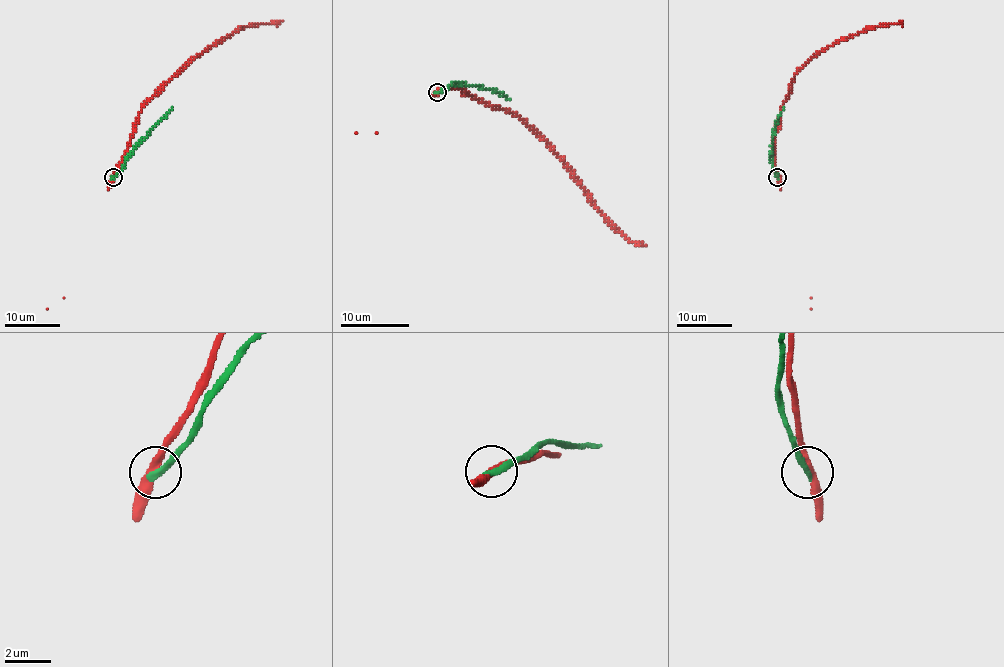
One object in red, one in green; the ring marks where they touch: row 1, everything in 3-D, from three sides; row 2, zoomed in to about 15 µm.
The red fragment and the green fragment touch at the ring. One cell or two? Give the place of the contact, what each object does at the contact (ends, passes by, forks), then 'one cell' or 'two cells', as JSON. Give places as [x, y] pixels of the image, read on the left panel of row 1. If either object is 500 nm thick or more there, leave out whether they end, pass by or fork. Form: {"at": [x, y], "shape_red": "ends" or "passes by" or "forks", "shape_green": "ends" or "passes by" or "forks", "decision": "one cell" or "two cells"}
{"at": [113, 177], "shape_red": "passes by", "shape_green": "ends", "decision": "two cells"}

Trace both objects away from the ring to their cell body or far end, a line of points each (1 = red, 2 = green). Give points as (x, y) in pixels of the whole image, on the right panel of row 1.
1: (778, 177), (773, 142), (795, 74), (819, 52), (837, 41), (877, 26), (902, 22)
2: (777, 177), (770, 156), (771, 136), (776, 120), (784, 107)

